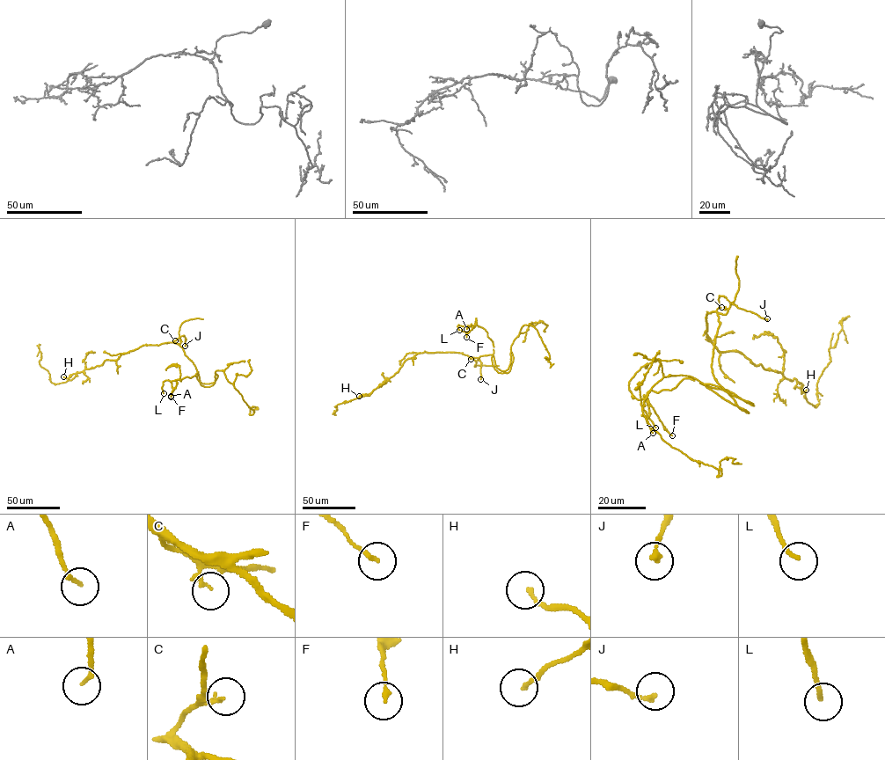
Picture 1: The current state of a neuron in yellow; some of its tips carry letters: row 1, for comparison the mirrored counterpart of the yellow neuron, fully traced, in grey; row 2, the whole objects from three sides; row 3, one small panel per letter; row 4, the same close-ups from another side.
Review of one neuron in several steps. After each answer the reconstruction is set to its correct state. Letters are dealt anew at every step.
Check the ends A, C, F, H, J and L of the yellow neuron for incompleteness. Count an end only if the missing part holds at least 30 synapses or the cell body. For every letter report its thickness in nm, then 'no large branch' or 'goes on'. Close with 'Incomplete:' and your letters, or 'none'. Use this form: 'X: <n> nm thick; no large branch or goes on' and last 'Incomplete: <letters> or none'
A: 170 nm thick; no large branch
C: 150 nm thick; no large branch
F: 150 nm thick; no large branch
H: 160 nm thick; no large branch
J: 200 nm thick; no large branch
L: 170 nm thick; goes on
Incomplete: L

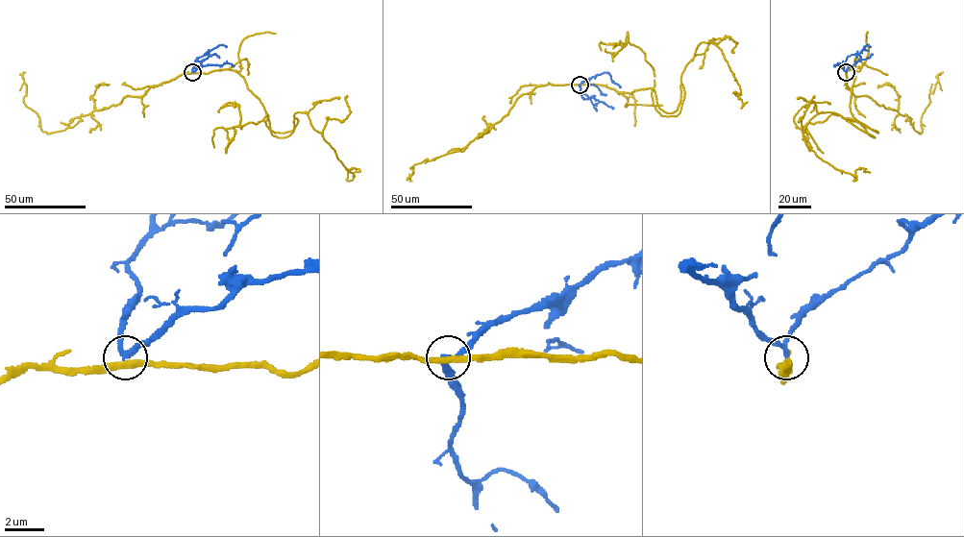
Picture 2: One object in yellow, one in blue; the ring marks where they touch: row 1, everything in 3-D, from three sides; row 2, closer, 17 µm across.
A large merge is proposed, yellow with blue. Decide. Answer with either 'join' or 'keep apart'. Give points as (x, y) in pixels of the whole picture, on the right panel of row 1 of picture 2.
keep apart

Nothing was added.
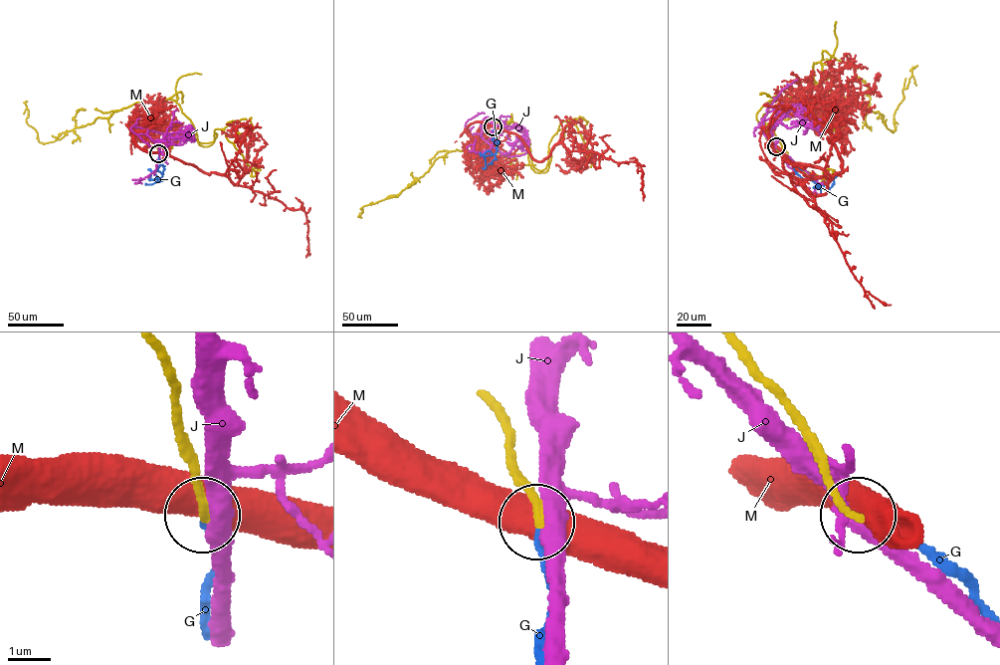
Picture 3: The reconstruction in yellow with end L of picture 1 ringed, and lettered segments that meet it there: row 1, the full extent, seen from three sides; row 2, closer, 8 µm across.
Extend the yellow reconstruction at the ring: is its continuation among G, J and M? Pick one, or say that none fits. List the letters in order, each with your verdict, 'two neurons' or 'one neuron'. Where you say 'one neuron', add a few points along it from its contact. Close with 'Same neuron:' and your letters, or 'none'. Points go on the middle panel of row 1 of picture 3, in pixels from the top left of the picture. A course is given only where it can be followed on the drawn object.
G: one neuron; course (493, 126), (499, 142), (497, 151), (495, 154), (485, 152), (486, 167), (482, 167)
J: two neurons
M: two neurons
Same neuron: G

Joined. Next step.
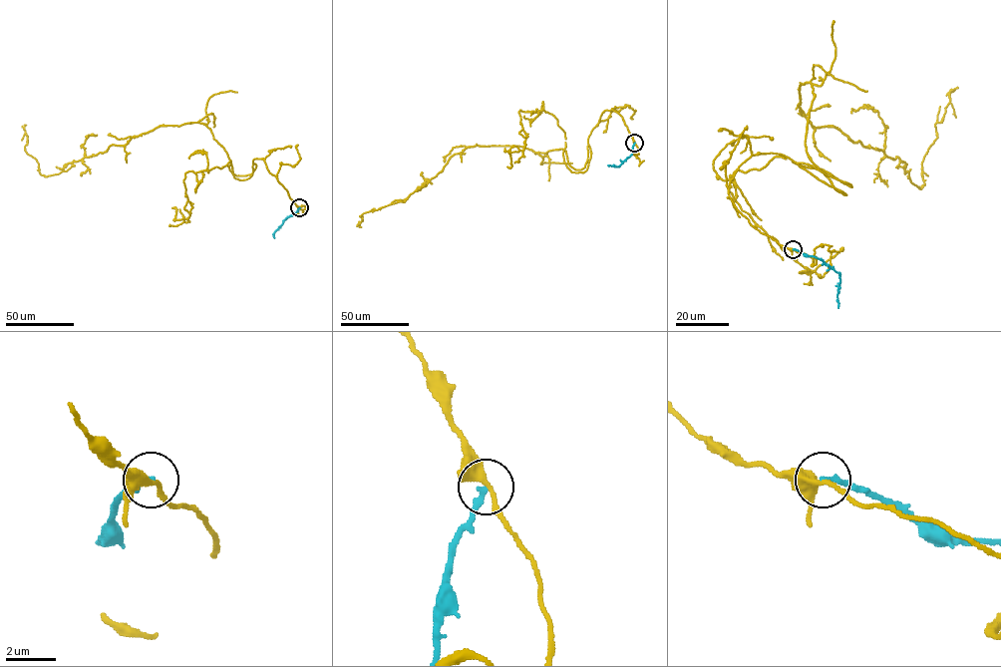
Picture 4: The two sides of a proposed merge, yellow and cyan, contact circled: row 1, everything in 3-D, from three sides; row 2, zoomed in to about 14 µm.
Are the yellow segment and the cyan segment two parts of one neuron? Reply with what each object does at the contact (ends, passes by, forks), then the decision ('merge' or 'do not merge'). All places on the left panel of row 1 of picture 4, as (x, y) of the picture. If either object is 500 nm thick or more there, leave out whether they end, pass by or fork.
yellow passes by; cyan ends there; do not merge

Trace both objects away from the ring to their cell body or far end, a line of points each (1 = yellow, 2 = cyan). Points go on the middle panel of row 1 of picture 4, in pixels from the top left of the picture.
1: (634, 143), (611, 109), (591, 132), (579, 169), (562, 149), (469, 147), (405, 201), (359, 216), (361, 227)
2: (634, 143), (631, 154), (618, 166), (609, 166)

